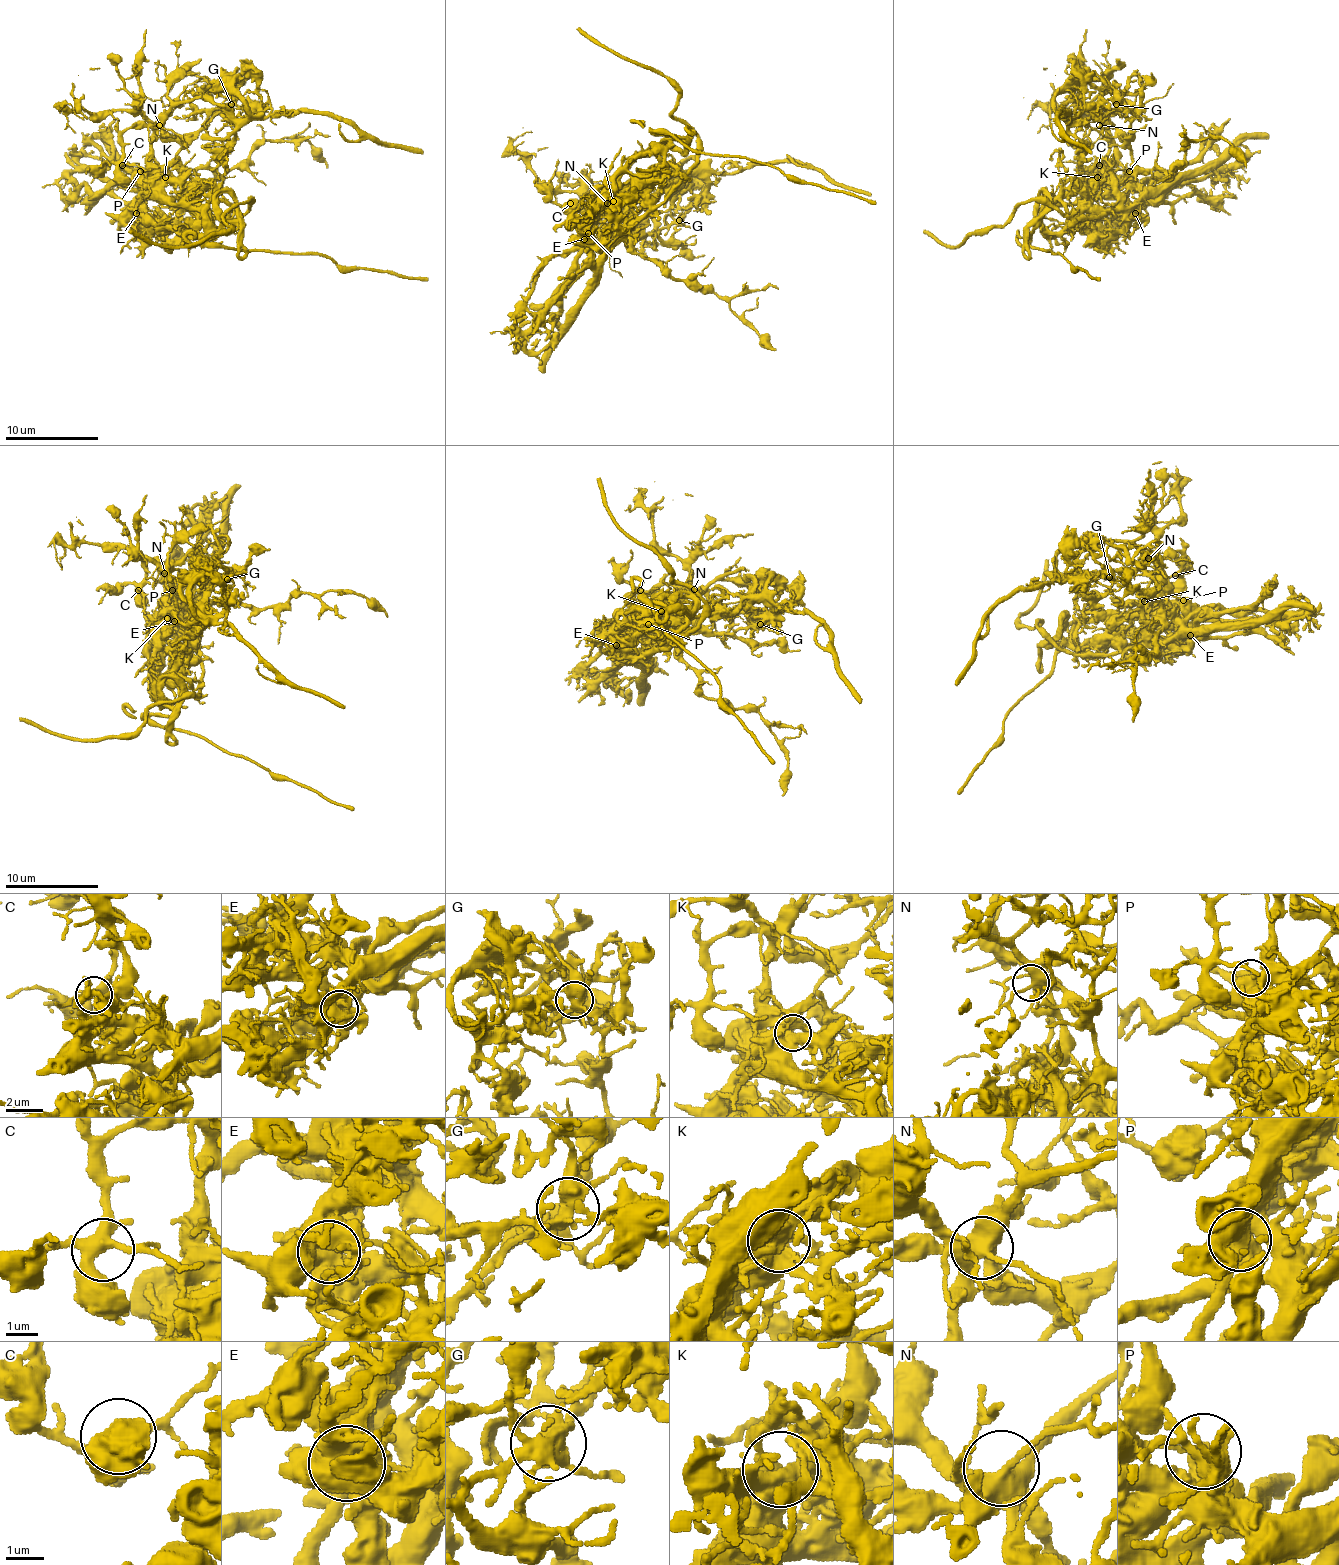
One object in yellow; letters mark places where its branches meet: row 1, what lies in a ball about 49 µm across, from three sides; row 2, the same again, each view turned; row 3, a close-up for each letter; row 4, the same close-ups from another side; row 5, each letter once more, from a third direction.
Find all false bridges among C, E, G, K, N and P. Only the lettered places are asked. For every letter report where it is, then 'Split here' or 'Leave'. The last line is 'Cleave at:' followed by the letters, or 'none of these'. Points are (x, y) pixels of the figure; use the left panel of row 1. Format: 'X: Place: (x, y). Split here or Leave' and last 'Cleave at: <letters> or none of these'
C: Place: (122, 165). Leave
E: Place: (136, 213). Split here
G: Place: (231, 104). Split here
K: Place: (165, 177). Split here
N: Place: (159, 125). Leave
P: Place: (140, 171). Split here
Cleave at: E, G, K, P

